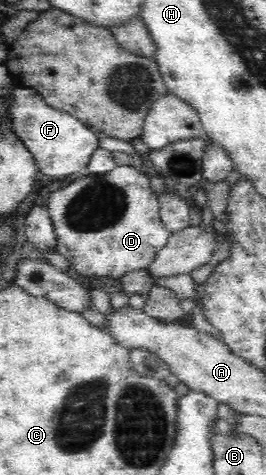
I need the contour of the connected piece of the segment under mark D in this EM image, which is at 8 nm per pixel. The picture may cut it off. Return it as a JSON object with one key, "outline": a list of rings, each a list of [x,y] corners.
{"outline":[[[129,164],[114,166],[110,171],[104,173],[85,174],[80,178],[74,178],[66,187],[56,189],[56,191],[50,193],[48,205],[46,205],[45,208],[50,216],[50,221],[57,237],[57,251],[71,263],[76,272],[84,277],[110,277],[115,280],[126,276],[128,273],[132,273],[132,271],[149,269],[150,265],[154,262],[154,259],[156,259],[158,252],[160,252],[160,249],[166,247],[171,233],[165,228],[164,222],[161,220],[159,212],[160,205],[160,198],[152,188],[150,179],[148,179],[142,171],[138,170],[138,168],[136,169],[136,166],[133,167],[133,164]]]}

